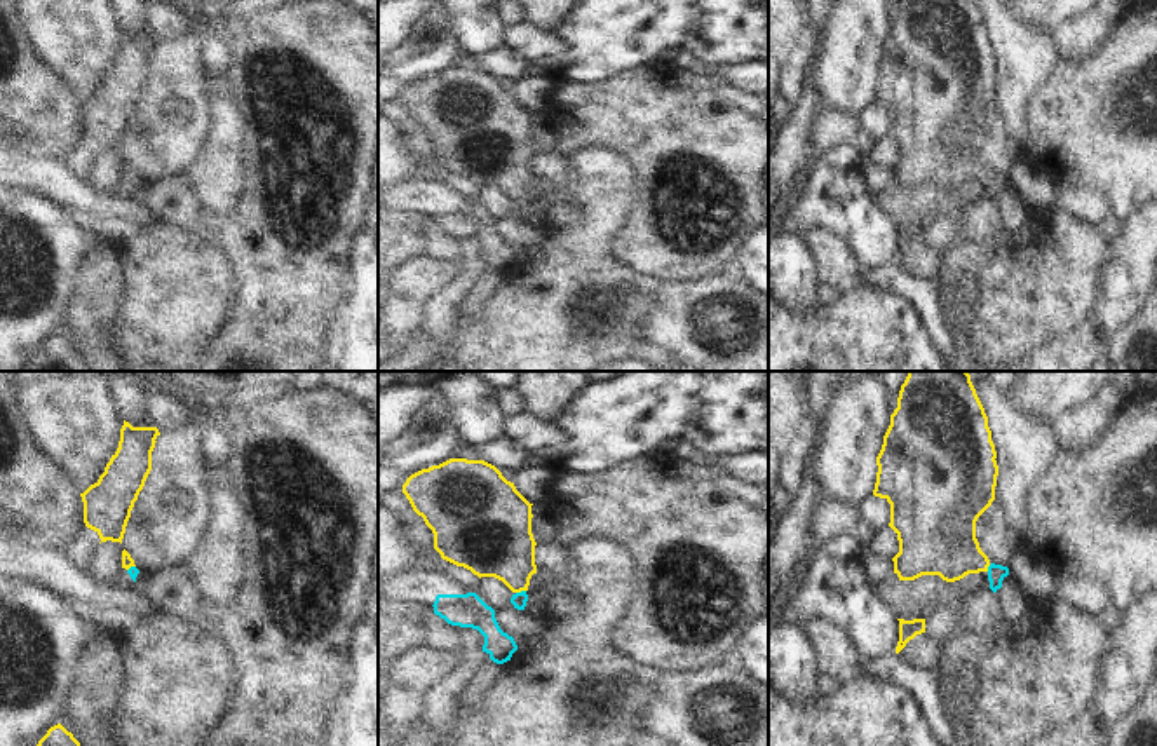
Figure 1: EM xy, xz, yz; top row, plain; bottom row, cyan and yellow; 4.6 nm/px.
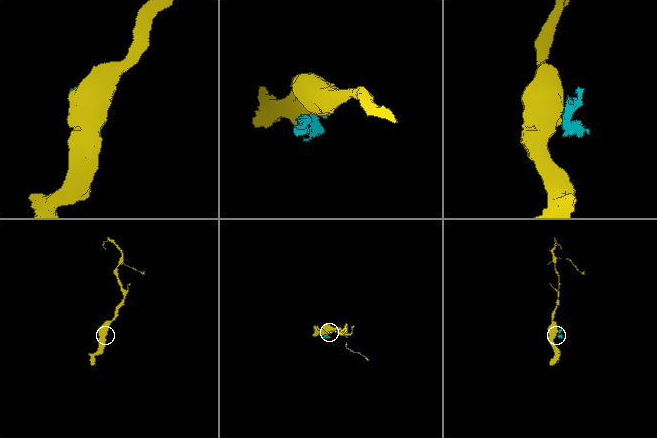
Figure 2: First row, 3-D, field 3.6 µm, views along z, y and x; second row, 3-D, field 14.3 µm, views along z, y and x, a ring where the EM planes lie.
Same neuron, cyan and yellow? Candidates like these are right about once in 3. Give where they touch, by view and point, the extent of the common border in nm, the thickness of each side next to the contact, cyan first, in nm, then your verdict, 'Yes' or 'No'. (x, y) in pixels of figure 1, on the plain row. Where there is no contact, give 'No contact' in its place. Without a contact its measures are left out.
Touches cyan at xz (521, 201). Shared border 50 nm. Thickness 70 nm (cyan) against 320 nm. No.

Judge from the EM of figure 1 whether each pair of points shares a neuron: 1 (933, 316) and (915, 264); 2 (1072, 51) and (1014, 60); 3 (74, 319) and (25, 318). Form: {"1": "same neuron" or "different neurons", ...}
{"1": "different neurons", "2": "different neurons", "3": "different neurons"}

